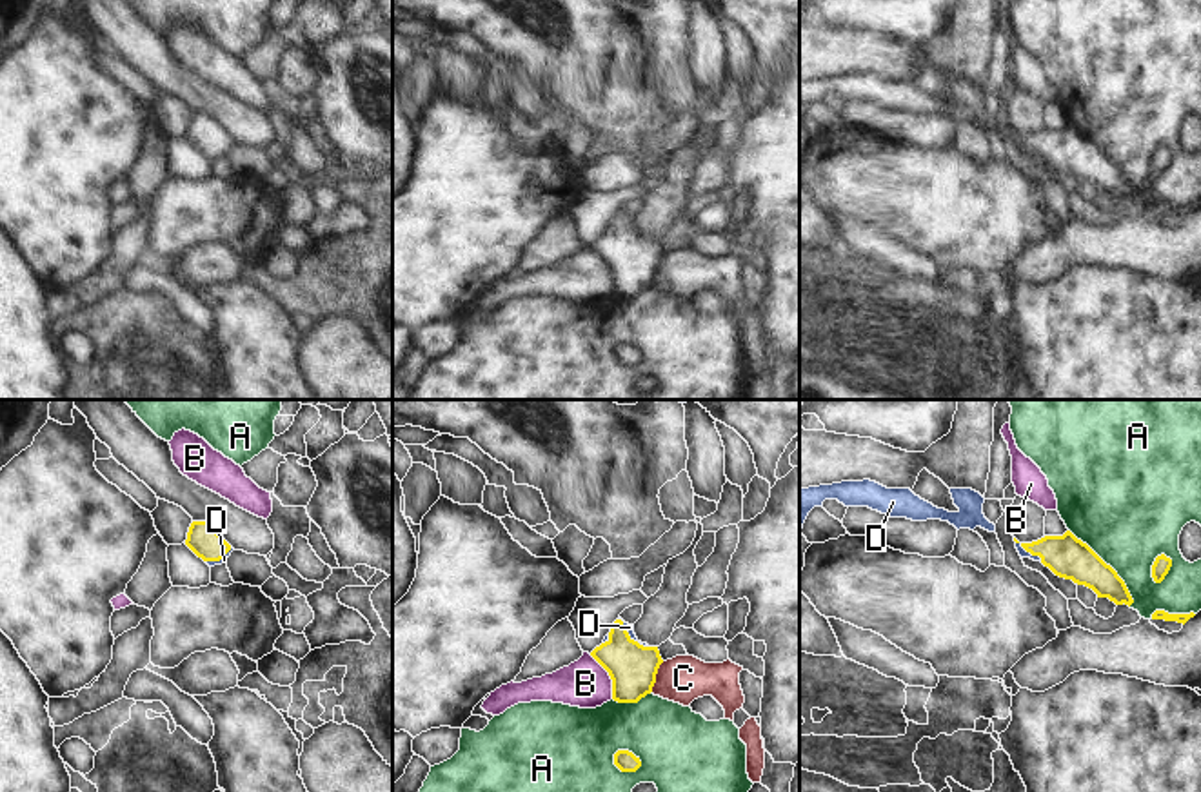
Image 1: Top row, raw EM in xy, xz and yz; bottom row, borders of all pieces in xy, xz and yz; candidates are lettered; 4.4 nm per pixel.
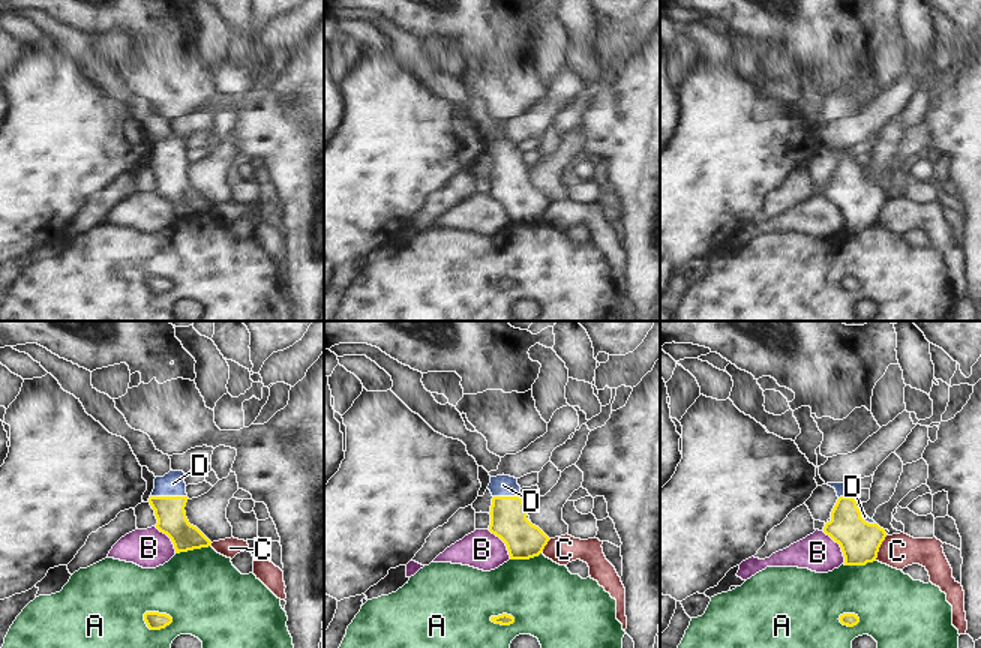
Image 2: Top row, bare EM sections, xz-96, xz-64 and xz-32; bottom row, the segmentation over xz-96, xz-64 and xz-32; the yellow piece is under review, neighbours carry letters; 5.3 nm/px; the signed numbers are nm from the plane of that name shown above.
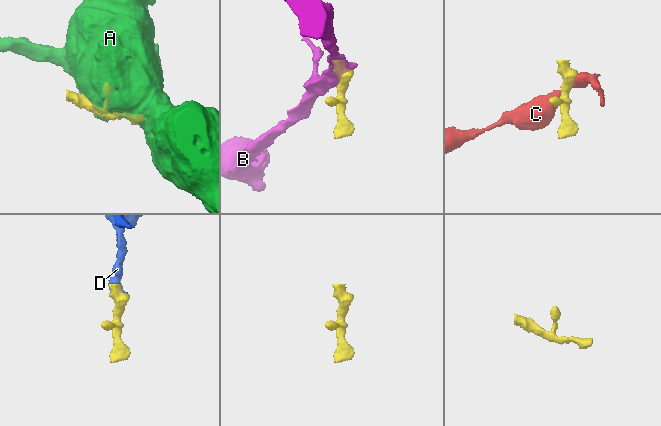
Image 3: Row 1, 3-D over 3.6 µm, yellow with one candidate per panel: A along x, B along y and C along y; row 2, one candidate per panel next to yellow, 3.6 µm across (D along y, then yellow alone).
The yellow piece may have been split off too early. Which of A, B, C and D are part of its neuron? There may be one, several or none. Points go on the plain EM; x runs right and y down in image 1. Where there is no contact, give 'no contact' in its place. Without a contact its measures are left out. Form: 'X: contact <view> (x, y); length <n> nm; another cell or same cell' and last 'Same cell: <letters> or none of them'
A: contact yz (1109, 158); length 440 nm; another cell
B: contact xz (609, 267); length 220 nm; another cell
C: contact xz (655, 269); length 150 nm; another cell
D: contact xz (629, 229); length 190 nm; same cell
Same cell: D

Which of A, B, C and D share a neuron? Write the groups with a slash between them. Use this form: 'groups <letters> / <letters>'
groups A / B / C / D

